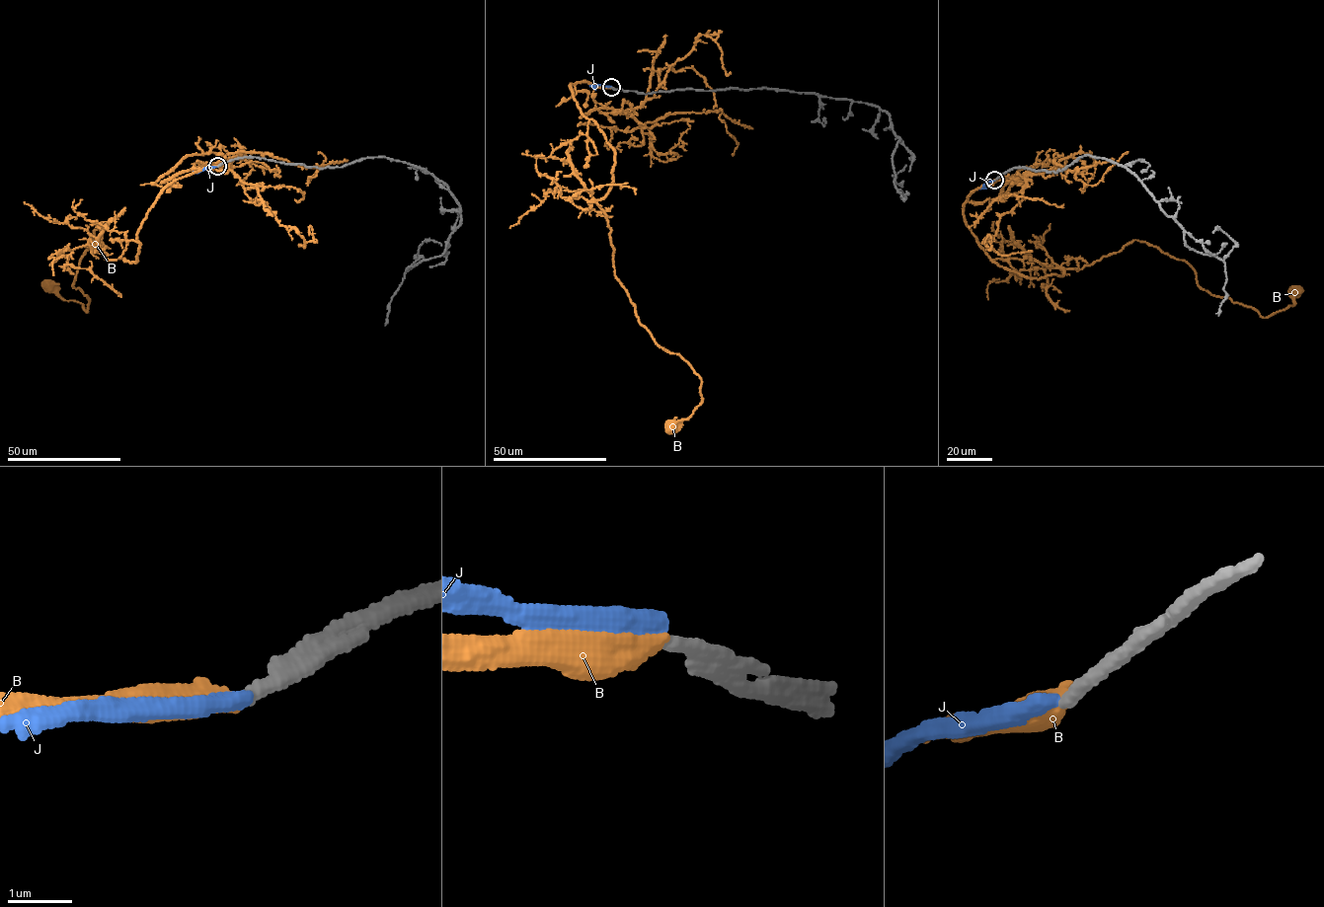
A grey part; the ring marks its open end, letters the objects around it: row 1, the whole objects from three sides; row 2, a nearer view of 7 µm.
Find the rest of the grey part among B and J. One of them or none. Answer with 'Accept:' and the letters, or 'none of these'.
Accept: B

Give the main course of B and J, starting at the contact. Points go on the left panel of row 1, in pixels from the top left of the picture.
B: (217, 166), (159, 195), (136, 261), (98, 252), (94, 229), (72, 283), (87, 312), (48, 285)
J: (217, 166), (193, 173)

